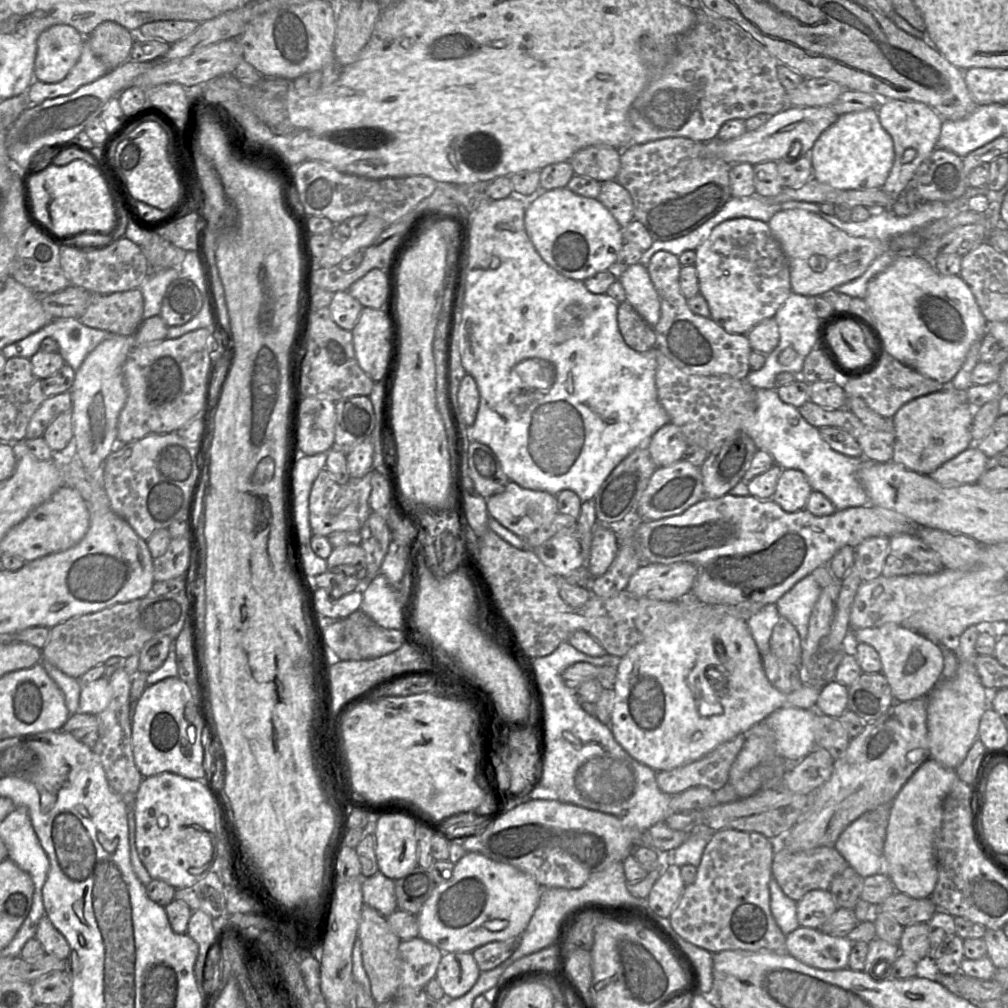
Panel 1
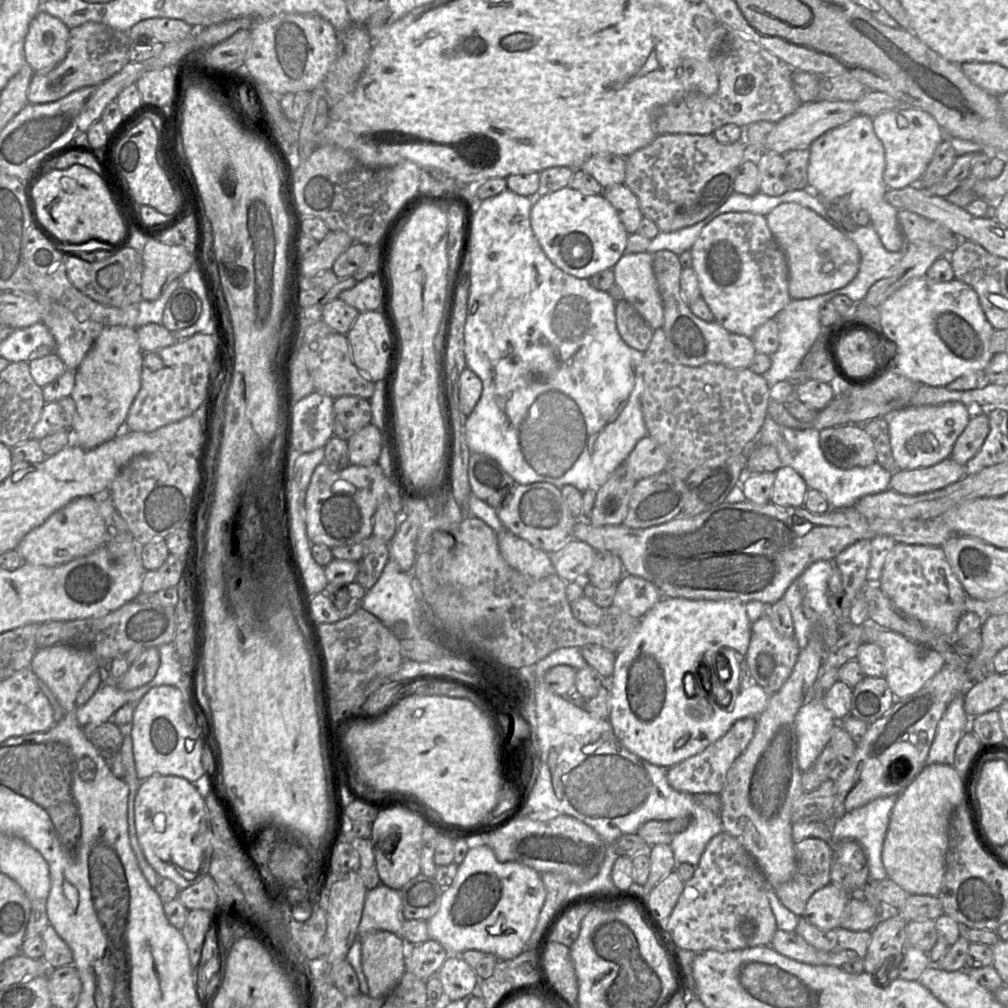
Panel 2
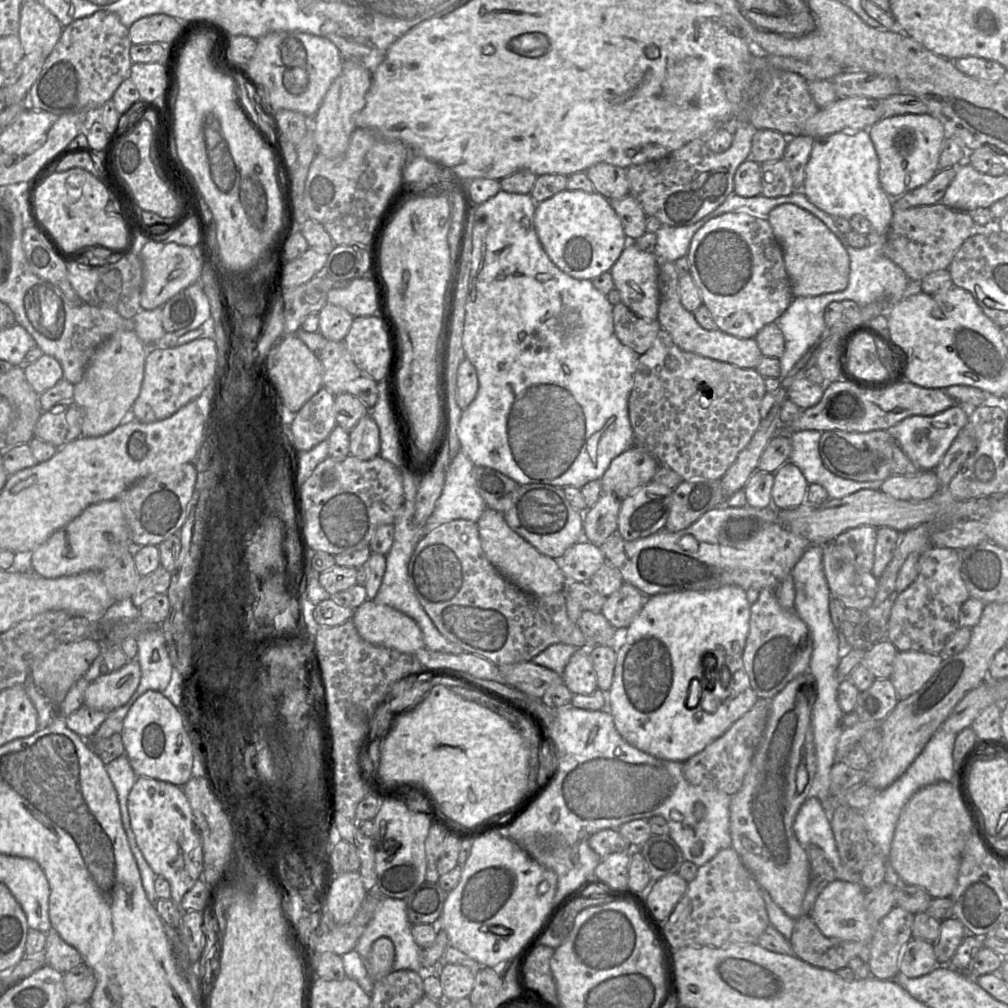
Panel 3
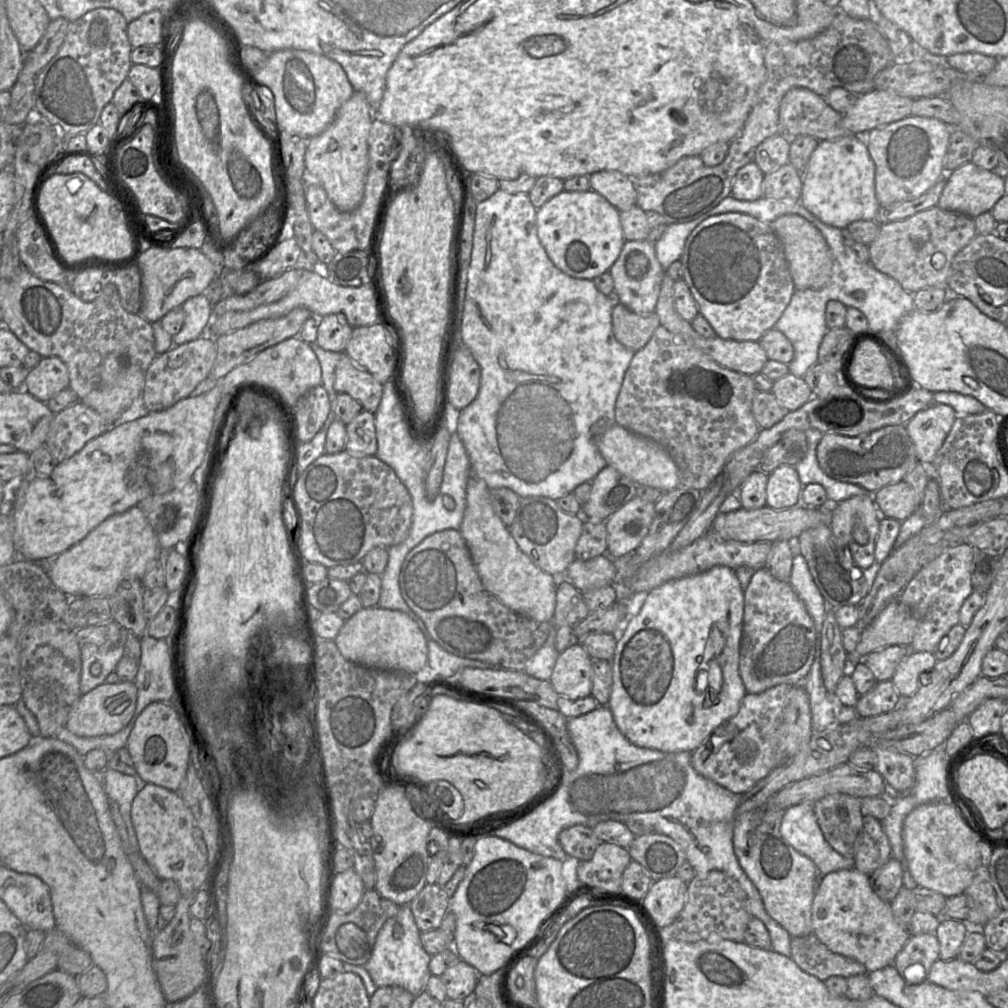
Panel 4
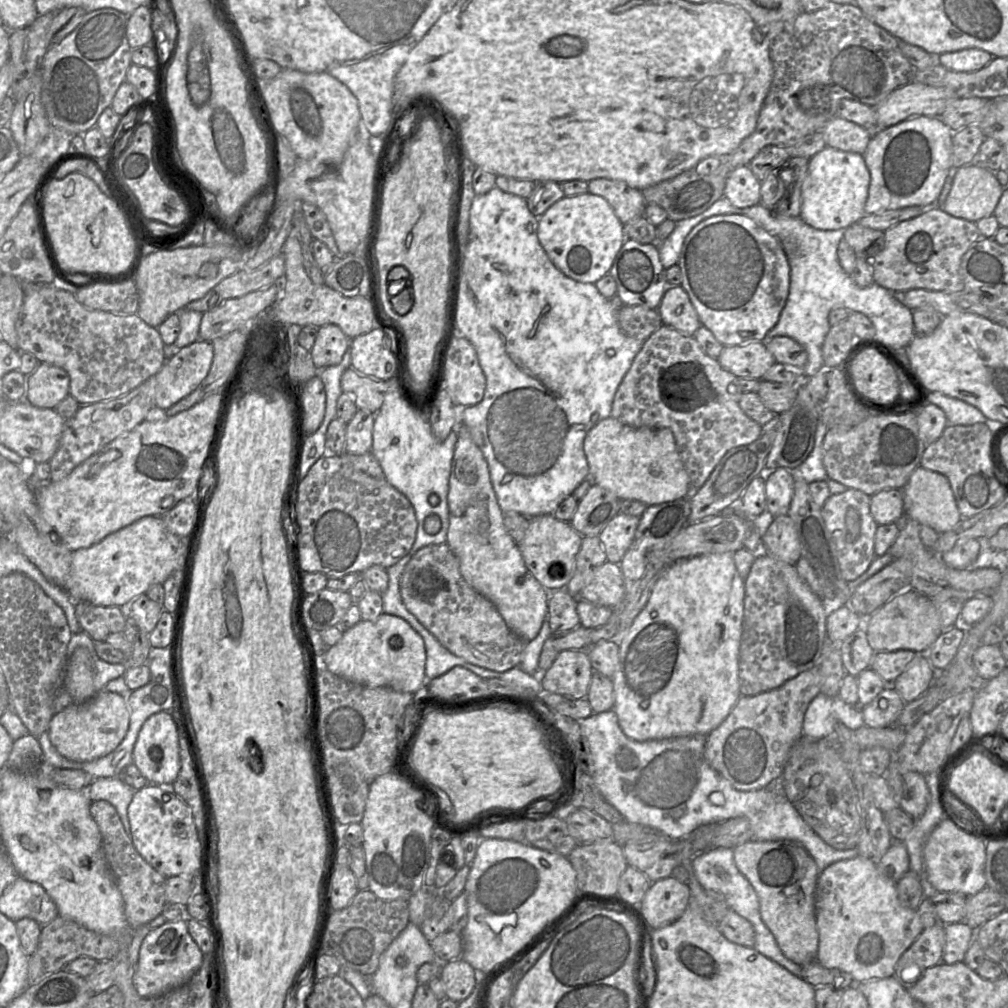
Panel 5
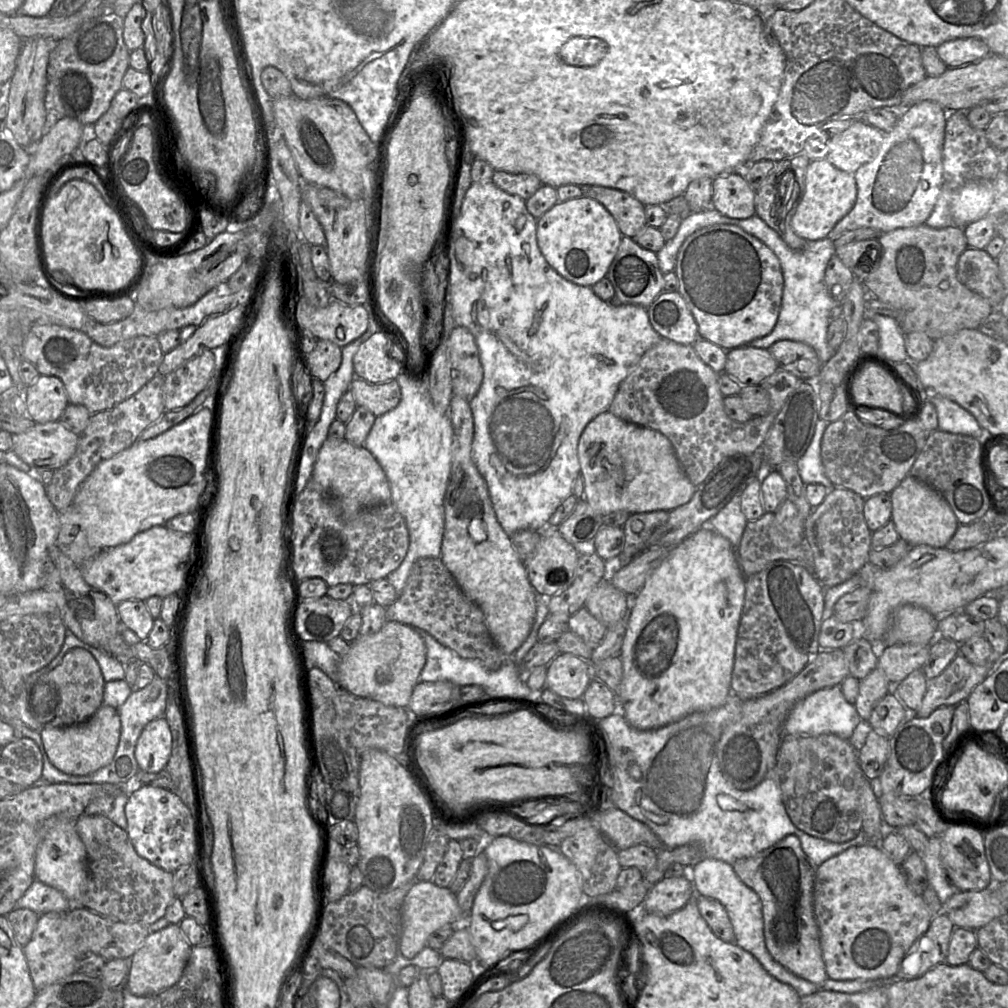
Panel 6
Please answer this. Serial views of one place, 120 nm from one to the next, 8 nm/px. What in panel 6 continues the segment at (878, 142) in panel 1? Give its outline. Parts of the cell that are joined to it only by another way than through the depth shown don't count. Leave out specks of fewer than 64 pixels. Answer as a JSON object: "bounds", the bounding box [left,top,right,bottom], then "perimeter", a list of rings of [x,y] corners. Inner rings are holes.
{"bounds":[789,158,856,241],"perimeter":[[[826,158],[812,160],[806,171],[803,196],[789,216],[791,228],[808,241],[830,237],[834,226],[852,209],[856,199],[855,173],[836,168]]]}

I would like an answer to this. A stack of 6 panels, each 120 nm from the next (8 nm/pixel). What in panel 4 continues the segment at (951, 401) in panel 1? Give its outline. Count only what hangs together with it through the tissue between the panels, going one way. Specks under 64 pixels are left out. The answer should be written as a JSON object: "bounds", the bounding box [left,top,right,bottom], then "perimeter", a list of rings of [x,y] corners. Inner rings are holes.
{"bounds":[906,404,957,465],"perimeter":[[[932,404],[917,412],[906,424],[918,462],[930,465],[943,445],[957,417],[954,409],[945,404]]]}

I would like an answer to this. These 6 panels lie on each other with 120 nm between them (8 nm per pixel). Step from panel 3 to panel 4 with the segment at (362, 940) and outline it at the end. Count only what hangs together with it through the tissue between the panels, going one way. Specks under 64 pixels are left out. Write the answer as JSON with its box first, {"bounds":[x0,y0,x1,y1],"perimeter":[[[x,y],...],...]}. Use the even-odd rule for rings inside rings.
{"bounds":[364,906,432,996],"perimeter":[[[399,906],[397,914],[387,919],[379,930],[371,957],[364,967],[377,987],[396,985],[416,996],[425,989],[430,975],[428,966],[432,955],[428,954],[421,944],[421,931],[415,923],[410,906]],[[395,924],[400,924],[403,928],[400,938],[393,936]]]}

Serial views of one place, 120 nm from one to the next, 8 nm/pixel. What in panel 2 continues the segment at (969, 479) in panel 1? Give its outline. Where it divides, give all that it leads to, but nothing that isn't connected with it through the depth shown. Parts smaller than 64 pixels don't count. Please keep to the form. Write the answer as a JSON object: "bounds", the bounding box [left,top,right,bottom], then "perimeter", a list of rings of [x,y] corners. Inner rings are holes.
{"bounds":[889,458,965,495],"perimeter":[[[947,458],[930,467],[896,471],[890,479],[889,489],[904,495],[930,493],[961,480],[965,475],[964,466]]]}

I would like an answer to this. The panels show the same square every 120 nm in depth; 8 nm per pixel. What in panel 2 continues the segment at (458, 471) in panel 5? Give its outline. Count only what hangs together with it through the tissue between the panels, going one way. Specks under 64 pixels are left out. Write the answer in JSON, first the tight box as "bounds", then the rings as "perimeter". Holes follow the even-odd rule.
{"bounds":[497,530,555,579],"perimeter":[[[508,530],[497,533],[499,552],[509,566],[535,579],[555,573],[551,555]]]}

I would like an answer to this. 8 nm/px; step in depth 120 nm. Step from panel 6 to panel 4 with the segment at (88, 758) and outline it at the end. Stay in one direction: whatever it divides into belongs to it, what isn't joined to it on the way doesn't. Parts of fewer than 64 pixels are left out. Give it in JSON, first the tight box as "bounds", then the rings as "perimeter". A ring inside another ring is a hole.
{"bounds":[65,682,137,737],"perimeter":[[[134,682],[103,683],[80,696],[69,713],[65,727],[79,737],[113,735],[131,720],[136,709],[136,700],[137,687]]]}

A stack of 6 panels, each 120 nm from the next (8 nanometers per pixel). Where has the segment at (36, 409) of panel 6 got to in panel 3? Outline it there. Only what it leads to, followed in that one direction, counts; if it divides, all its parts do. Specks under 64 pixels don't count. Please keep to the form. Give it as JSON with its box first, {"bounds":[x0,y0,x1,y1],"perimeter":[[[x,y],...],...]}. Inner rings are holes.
{"bounds":[24,354,63,395],"perimeter":[[[46,354],[33,363],[24,364],[24,372],[28,383],[39,395],[63,379],[63,368],[60,362]]]}

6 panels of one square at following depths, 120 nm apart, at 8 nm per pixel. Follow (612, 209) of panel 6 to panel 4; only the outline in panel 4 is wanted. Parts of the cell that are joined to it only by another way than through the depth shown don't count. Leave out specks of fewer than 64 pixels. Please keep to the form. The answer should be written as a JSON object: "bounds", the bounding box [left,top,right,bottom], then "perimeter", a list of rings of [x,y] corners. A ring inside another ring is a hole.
{"bounds":[589,171,637,212],"perimeter":[[[599,171],[589,175],[590,189],[602,195],[619,212],[637,203],[635,186],[628,176],[618,171]]]}

